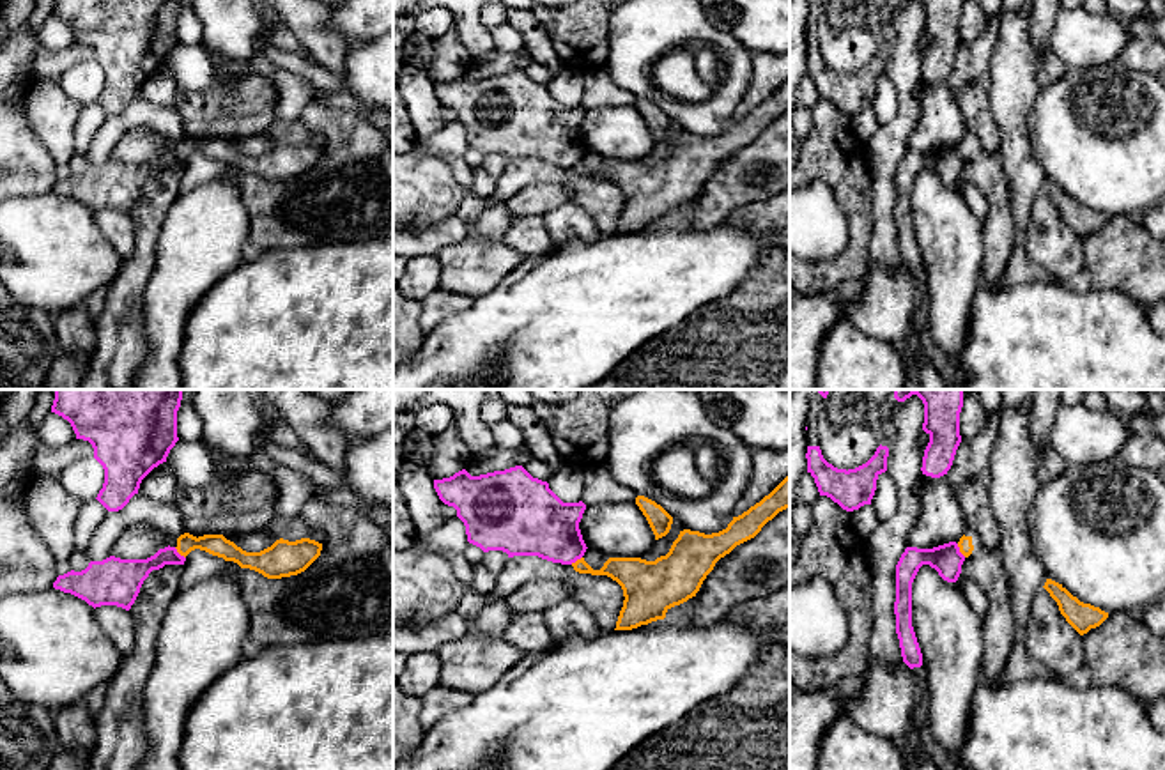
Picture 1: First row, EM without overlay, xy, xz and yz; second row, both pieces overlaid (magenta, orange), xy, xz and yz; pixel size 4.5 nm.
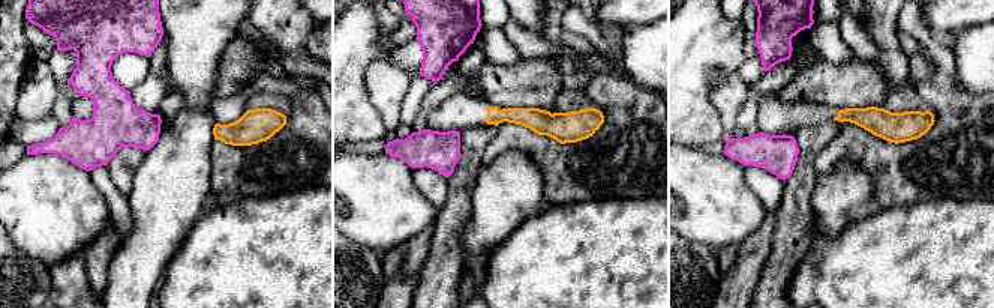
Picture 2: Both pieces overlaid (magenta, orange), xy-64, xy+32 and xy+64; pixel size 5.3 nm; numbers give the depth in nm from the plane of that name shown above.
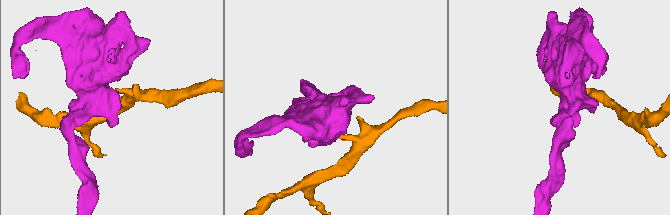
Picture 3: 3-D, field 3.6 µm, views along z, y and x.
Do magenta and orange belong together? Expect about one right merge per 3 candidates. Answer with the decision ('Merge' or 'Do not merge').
Do not merge

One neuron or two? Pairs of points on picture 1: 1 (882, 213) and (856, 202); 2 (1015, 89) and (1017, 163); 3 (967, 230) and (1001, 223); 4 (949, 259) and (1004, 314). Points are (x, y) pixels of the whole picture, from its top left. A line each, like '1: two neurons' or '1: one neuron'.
1: two neurons
2: one neuron
3: two neurons
4: two neurons

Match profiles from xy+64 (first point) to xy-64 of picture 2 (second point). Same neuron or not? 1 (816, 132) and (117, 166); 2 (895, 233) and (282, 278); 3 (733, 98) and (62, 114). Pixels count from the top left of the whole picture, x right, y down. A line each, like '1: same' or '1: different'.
1: same
2: same
3: different

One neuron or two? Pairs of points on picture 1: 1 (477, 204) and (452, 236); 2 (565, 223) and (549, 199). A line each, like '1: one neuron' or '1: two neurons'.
1: two neurons
2: two neurons

